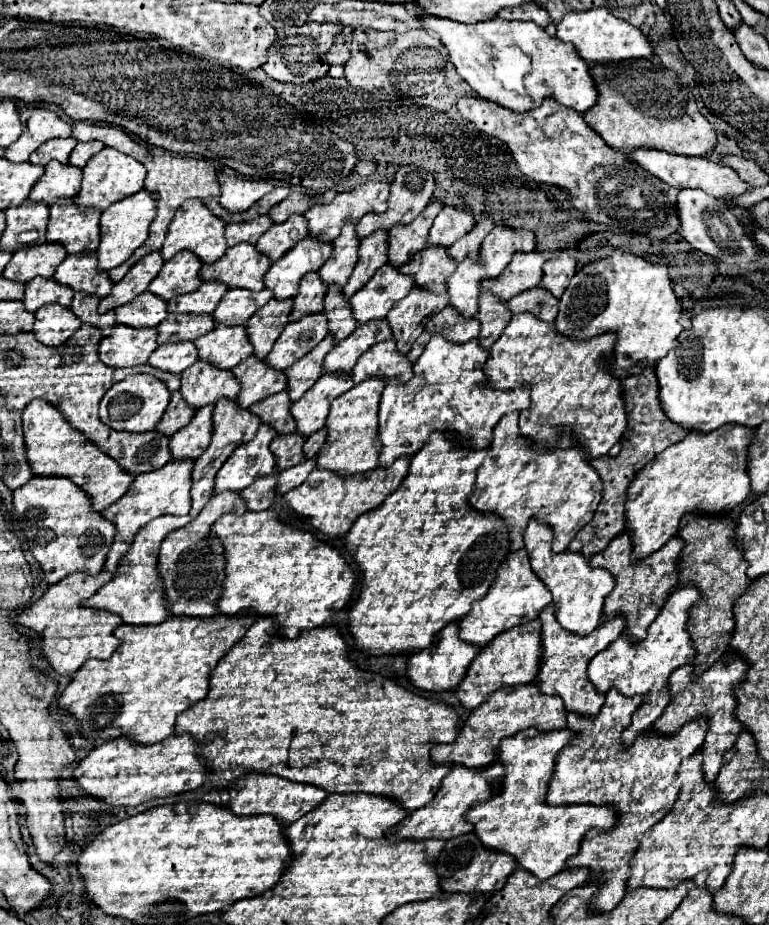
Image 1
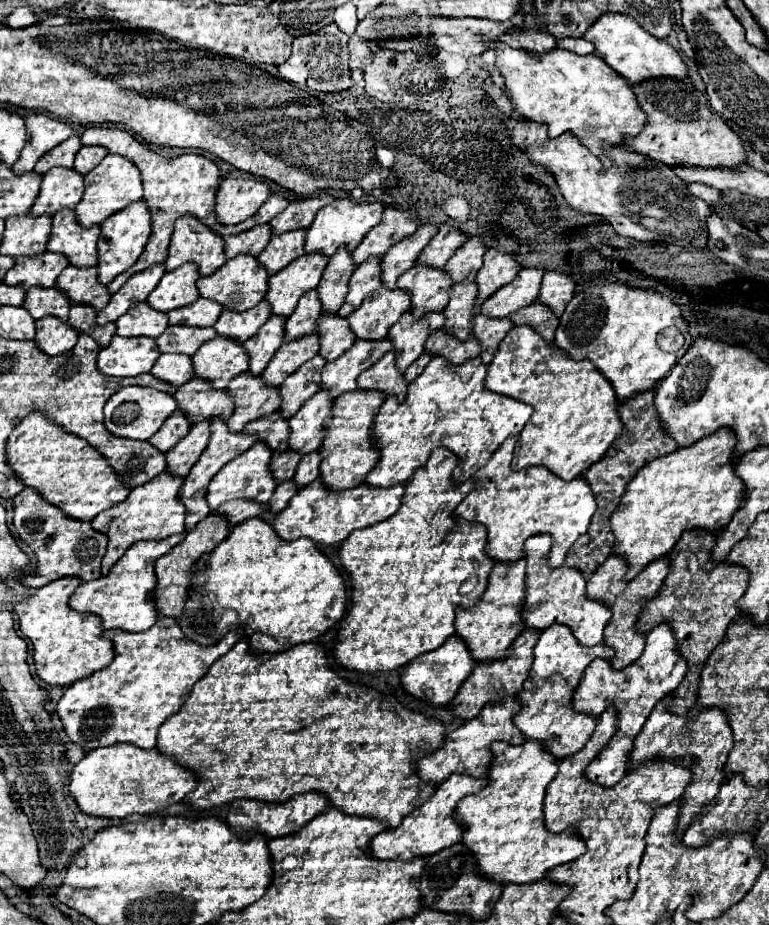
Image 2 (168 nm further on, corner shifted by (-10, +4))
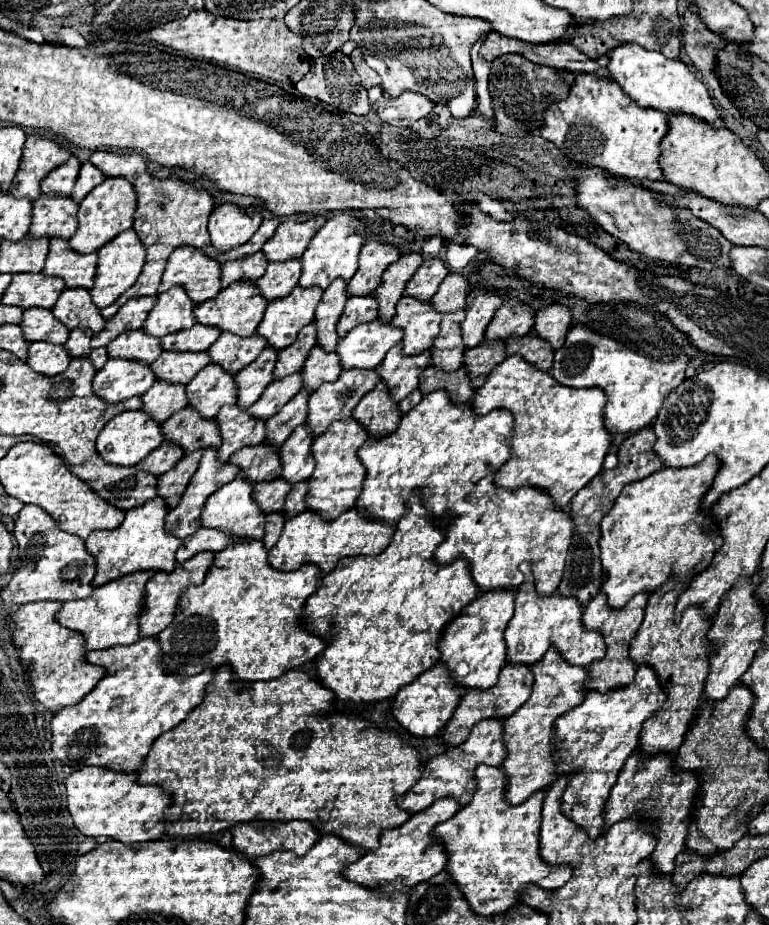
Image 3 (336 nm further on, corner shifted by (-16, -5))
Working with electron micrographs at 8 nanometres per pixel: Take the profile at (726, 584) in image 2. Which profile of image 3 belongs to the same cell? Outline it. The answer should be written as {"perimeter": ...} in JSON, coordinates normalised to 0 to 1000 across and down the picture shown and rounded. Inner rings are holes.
{"perimeter":[[[871,625],[863,629],[843,649],[837,672],[819,694],[819,711],[827,718],[843,716],[856,729],[858,737],[863,737],[863,746],[869,746],[869,763],[845,776],[837,783],[837,794],[832,794],[832,806],[837,811],[882,811],[889,802],[889,794],[897,787],[897,781],[905,772],[908,759],[915,750],[918,731],[923,729],[923,692],[921,681],[926,679],[926,670],[915,657],[900,655],[892,657],[884,672],[876,672],[876,655],[882,644],[895,636],[895,629],[884,629],[882,625]]]}

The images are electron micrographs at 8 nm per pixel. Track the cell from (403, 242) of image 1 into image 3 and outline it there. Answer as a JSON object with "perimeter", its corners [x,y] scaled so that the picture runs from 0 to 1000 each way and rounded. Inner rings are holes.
{"perimeter":[[[533,272],[523,275],[518,283],[512,283],[494,303],[494,309],[489,311],[486,320],[492,324],[492,342],[497,348],[507,348],[512,342],[512,331],[525,318],[525,309],[531,307],[531,301],[544,292],[549,283],[549,275]]]}

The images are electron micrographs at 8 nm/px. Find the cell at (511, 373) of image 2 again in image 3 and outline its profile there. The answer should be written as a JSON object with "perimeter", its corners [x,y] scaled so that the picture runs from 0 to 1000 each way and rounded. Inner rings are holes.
{"perimeter":[[[676,383],[661,385],[629,413],[627,419],[619,422],[616,443],[622,448],[635,448],[642,441],[658,441],[668,448],[668,478],[666,478],[666,495],[650,506],[645,512],[645,523],[653,528],[674,528],[674,525],[700,525],[715,532],[720,545],[731,551],[741,551],[741,541],[749,536],[754,528],[759,528],[785,502],[785,495],[793,486],[796,471],[785,461],[785,439],[791,430],[780,419],[741,419],[731,417],[718,409],[713,400],[702,400],[694,394],[684,391]]]}

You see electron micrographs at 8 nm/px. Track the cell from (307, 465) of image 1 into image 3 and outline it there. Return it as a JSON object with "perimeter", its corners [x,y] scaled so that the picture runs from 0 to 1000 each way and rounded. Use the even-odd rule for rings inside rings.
{"perimeter":[[[368,554],[352,555],[346,558],[346,579],[343,579],[343,590],[356,590],[364,578],[367,571],[372,564],[372,556]]]}

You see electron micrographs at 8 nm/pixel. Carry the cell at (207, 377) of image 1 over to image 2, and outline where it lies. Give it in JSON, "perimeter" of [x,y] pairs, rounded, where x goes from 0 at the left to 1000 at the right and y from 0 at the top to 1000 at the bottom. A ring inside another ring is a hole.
{"perimeter":[[[247,410],[237,416],[237,421],[226,425],[226,431],[231,434],[231,444],[237,444],[250,459],[268,453],[276,455],[278,451],[296,455],[304,444],[302,429],[296,429],[294,423],[281,423],[270,412],[260,410]]]}

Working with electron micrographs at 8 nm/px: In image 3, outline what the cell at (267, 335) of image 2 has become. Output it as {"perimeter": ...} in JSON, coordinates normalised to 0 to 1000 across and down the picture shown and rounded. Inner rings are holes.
{"perimeter":[[[343,376],[338,381],[338,385],[322,394],[320,398],[315,398],[307,404],[307,415],[309,415],[309,437],[322,441],[328,439],[338,426],[343,424],[343,419],[356,411],[356,396],[359,396],[359,376]]]}

